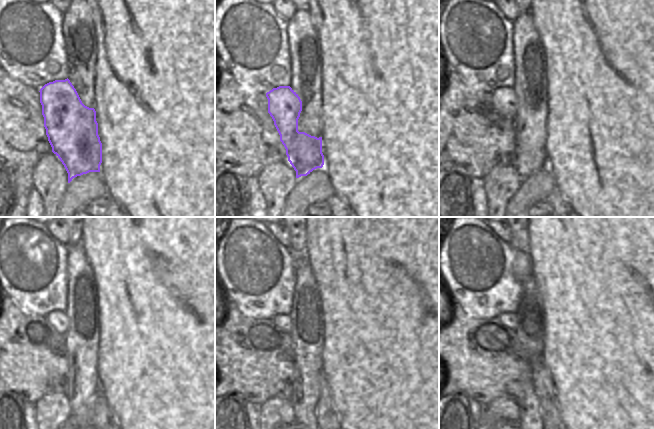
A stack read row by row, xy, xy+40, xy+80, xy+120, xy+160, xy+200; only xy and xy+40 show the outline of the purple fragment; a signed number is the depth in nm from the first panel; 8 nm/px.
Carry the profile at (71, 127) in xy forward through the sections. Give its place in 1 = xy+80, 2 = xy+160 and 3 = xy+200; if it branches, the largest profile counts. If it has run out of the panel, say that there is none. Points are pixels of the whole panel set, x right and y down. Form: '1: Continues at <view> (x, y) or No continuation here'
1: Continues at xy+80 (504, 99)
2: Continues at xy+160 (283, 321)
3: Continues at xy+200 (509, 319).

